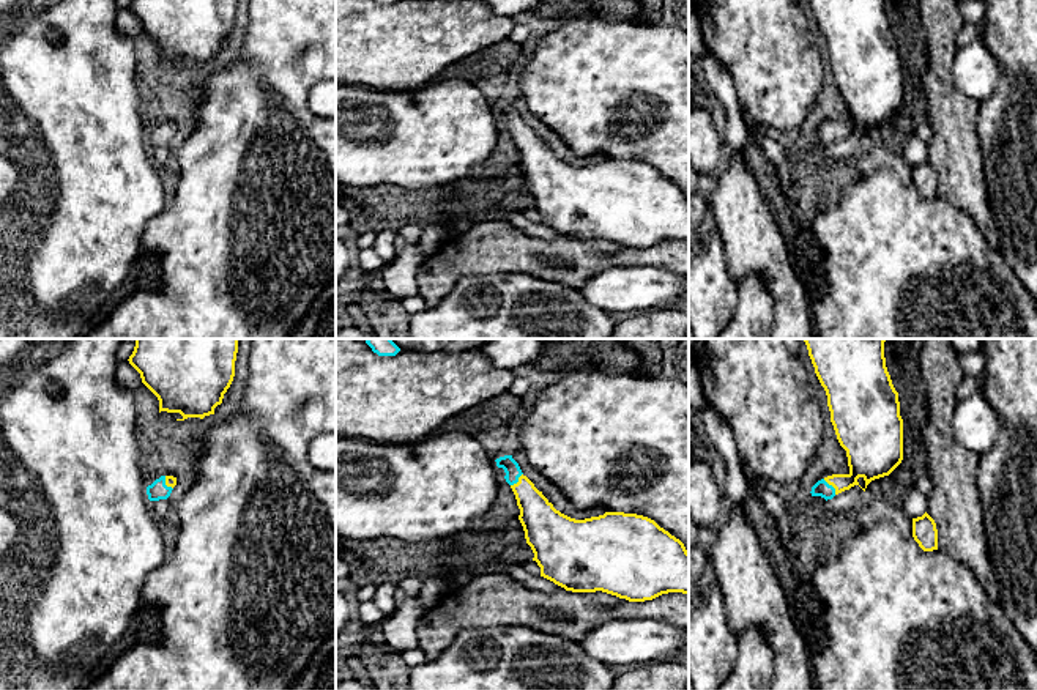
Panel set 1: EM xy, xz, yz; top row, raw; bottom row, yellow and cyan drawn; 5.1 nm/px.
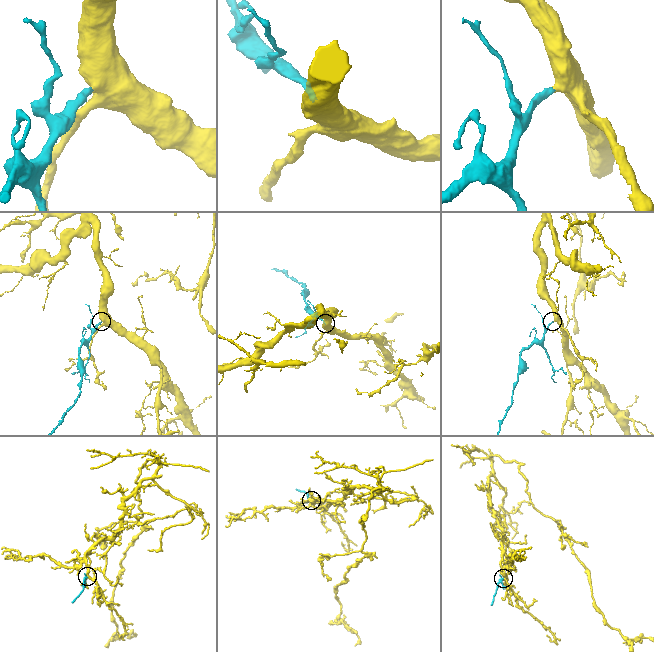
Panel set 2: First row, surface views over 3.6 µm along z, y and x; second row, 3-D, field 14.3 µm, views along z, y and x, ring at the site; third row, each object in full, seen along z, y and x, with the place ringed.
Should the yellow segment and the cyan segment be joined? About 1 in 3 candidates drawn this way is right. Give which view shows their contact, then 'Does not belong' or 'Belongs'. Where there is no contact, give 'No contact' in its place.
Touches yellow in yz. Belongs

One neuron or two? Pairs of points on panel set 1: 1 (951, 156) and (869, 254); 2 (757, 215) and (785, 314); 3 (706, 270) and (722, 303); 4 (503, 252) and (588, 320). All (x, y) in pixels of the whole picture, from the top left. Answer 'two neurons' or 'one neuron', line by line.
1: two neurons
2: one neuron
3: one neuron
4: two neurons

